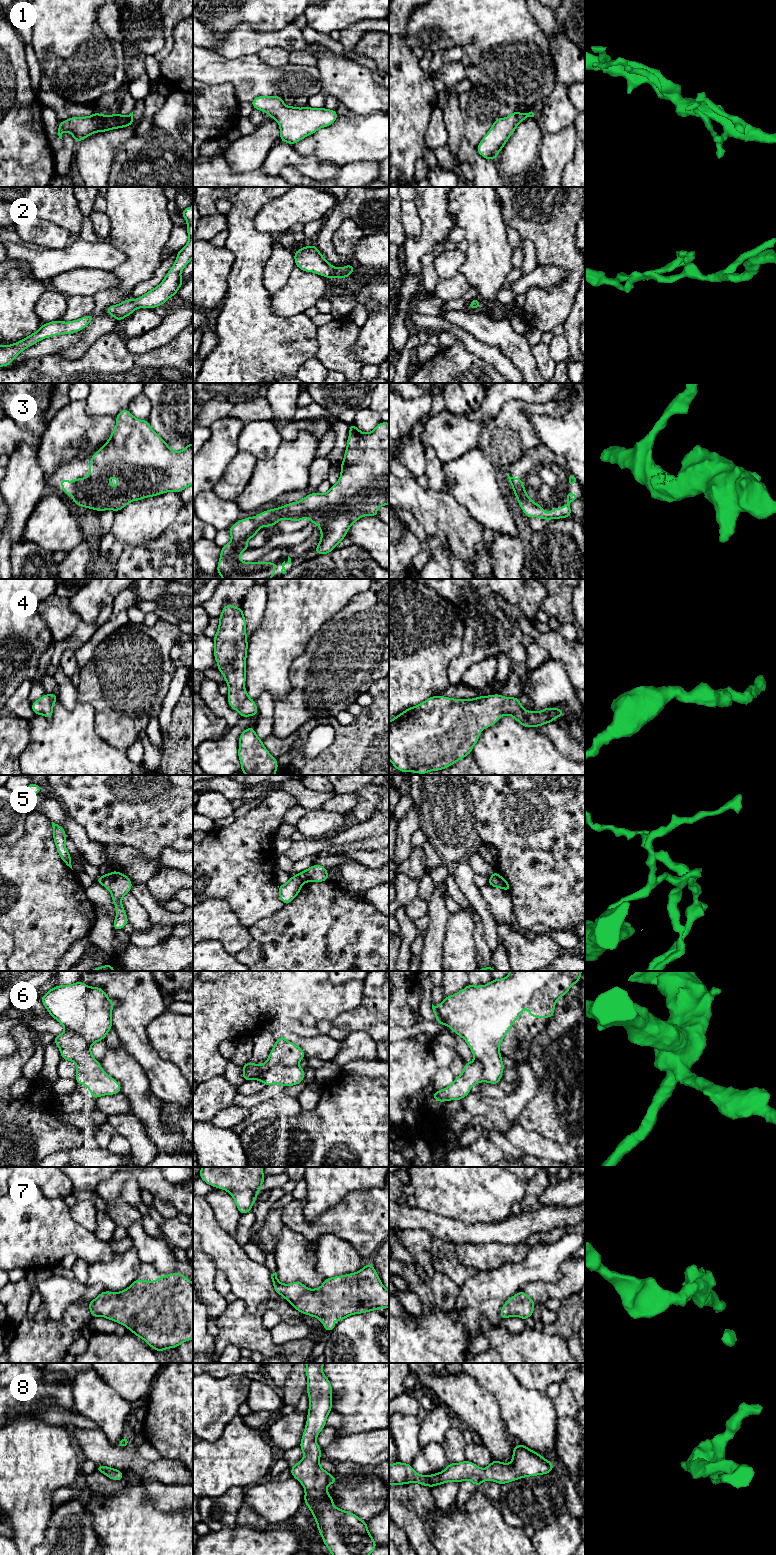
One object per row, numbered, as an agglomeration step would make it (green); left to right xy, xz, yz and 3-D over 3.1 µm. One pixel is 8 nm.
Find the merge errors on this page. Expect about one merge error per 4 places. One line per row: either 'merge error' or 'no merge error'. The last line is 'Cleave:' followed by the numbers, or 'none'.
1: no merge error
2: no merge error
3: no merge error
4: no merge error
5: merge error
6: no merge error
7: no merge error
8: no merge error
Cleave: 5

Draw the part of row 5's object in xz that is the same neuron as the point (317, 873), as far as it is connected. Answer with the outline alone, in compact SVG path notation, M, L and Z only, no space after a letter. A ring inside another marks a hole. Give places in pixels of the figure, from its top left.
M312 865L310 868L298 873L297 875L304 882L322 882L329 880L327 868L321 865Z

